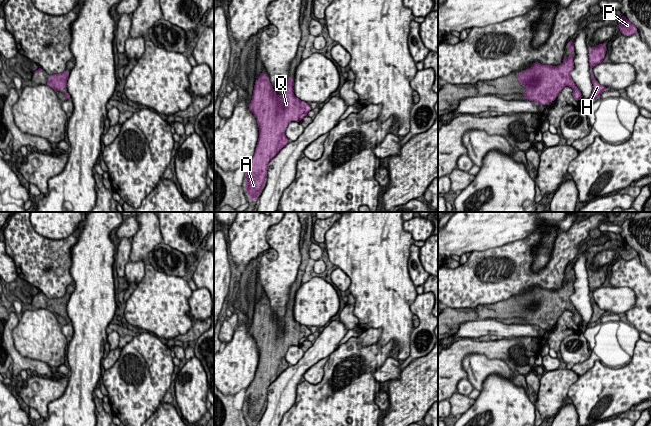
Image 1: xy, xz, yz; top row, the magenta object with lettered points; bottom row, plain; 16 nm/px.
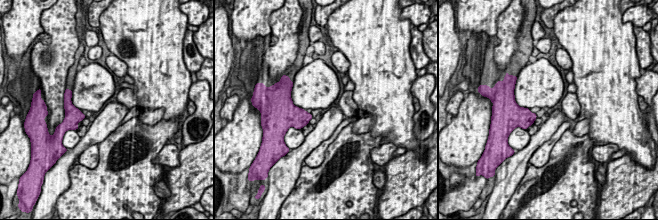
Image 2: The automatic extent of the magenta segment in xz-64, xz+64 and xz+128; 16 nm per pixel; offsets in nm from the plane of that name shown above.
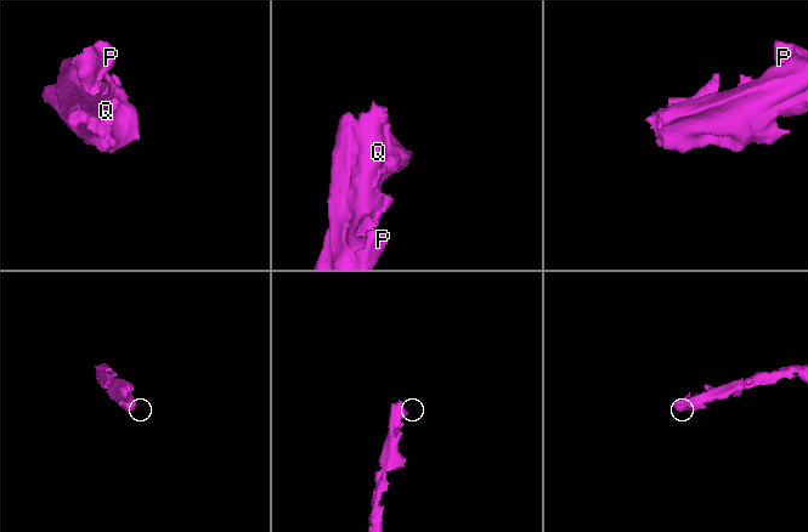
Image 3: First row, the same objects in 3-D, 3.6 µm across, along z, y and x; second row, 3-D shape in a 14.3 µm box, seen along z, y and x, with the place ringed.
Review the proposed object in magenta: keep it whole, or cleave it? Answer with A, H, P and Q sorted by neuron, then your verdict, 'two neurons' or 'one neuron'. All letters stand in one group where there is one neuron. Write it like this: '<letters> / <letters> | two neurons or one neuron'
A H P Q | one neuron

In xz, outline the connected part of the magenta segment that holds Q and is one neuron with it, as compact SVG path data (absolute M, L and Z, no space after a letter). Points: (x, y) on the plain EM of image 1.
M264 296L255 305L249 334L257 343L259 362L245 397L245 413L252 425L265 408L268 387L290 366L285 359L288 348L300 346L312 334L294 319L293 310L294 303L288 300L284 317L278 320Z

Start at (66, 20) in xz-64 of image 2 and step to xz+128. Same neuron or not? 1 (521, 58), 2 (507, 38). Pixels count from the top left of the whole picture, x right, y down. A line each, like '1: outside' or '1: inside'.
1: outside
2: inside

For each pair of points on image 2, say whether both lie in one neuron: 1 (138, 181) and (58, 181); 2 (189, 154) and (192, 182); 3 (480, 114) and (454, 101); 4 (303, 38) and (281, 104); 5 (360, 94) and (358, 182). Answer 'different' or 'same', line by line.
1: different
2: same
3: different
4: same
5: different

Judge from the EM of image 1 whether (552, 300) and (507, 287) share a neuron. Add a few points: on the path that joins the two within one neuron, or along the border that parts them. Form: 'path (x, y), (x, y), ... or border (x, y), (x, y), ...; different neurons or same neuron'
border (548, 288), (534, 286), (503, 301); different neurons

